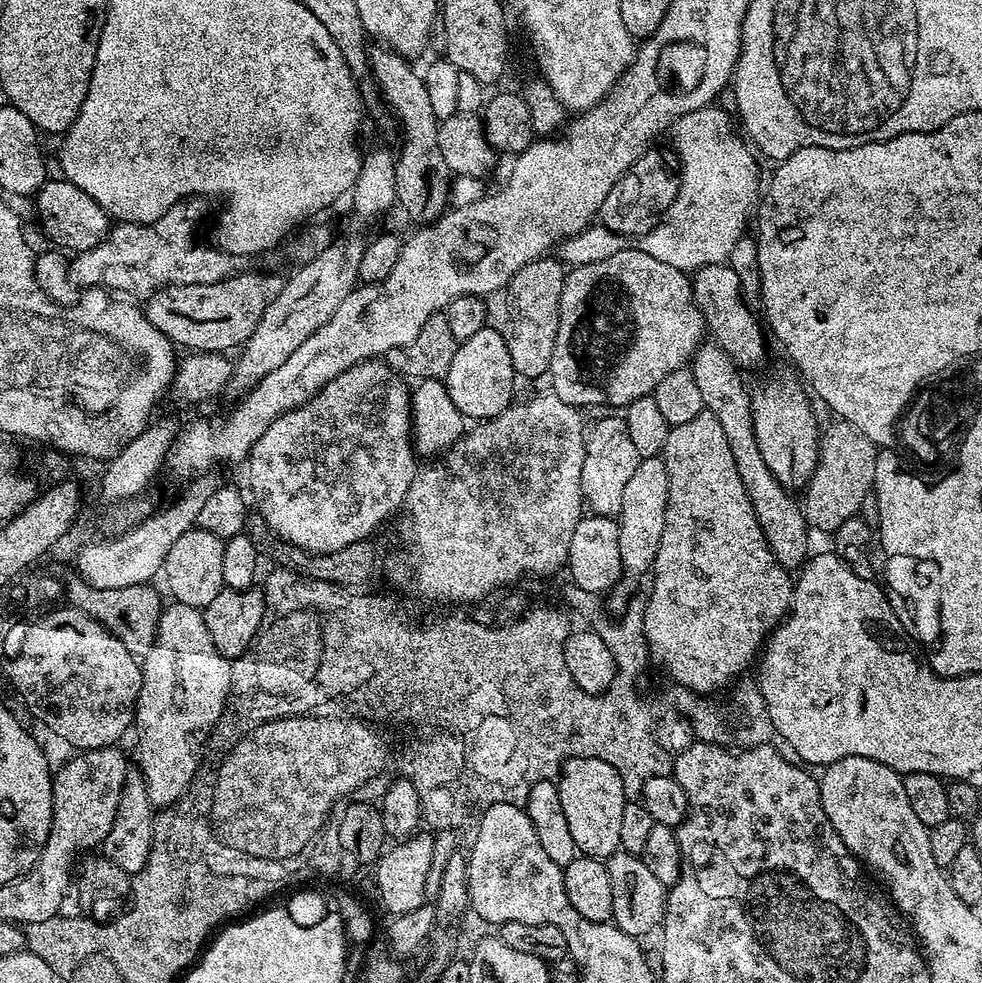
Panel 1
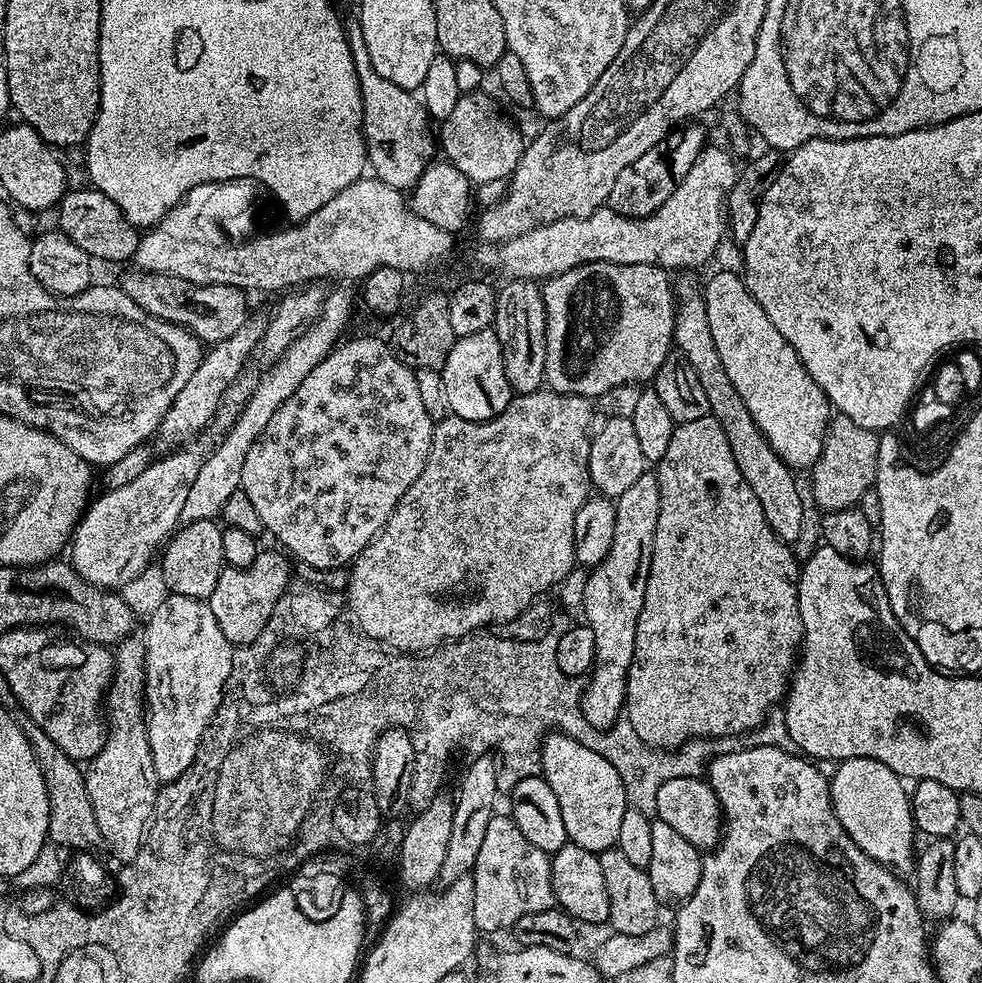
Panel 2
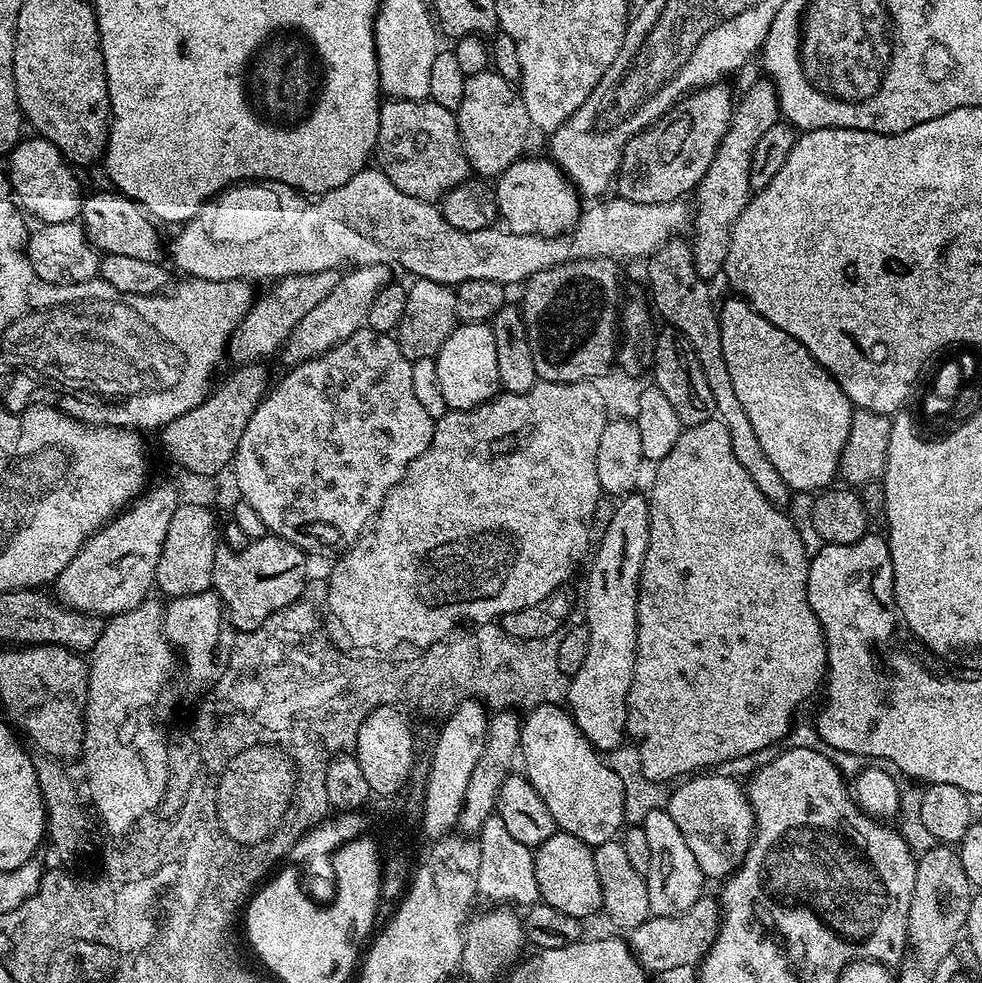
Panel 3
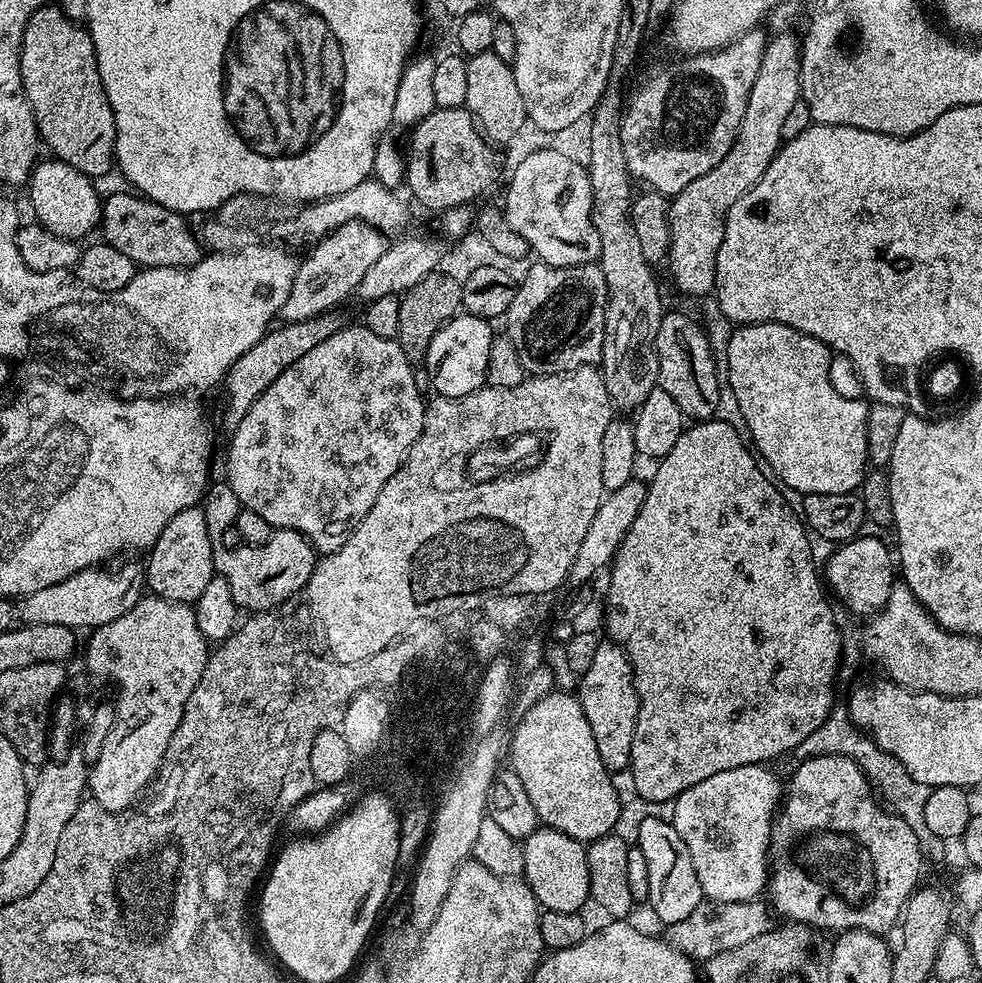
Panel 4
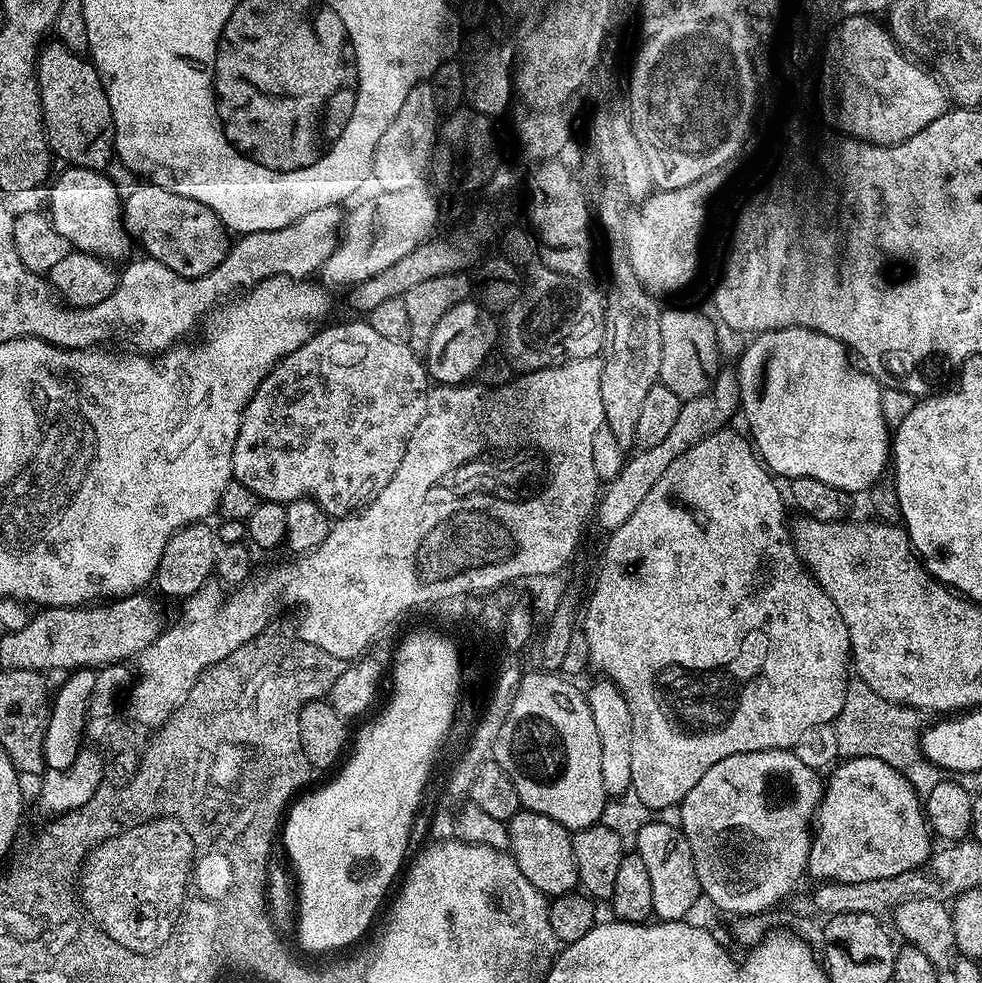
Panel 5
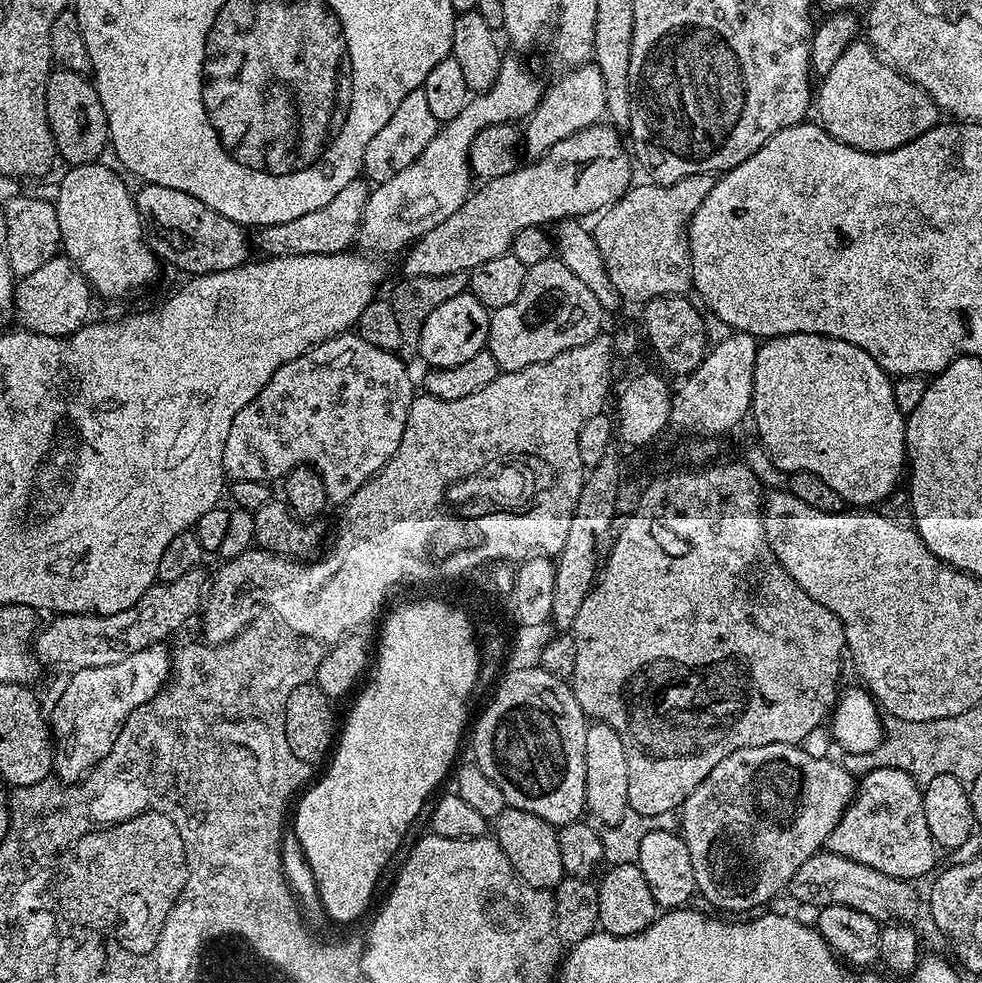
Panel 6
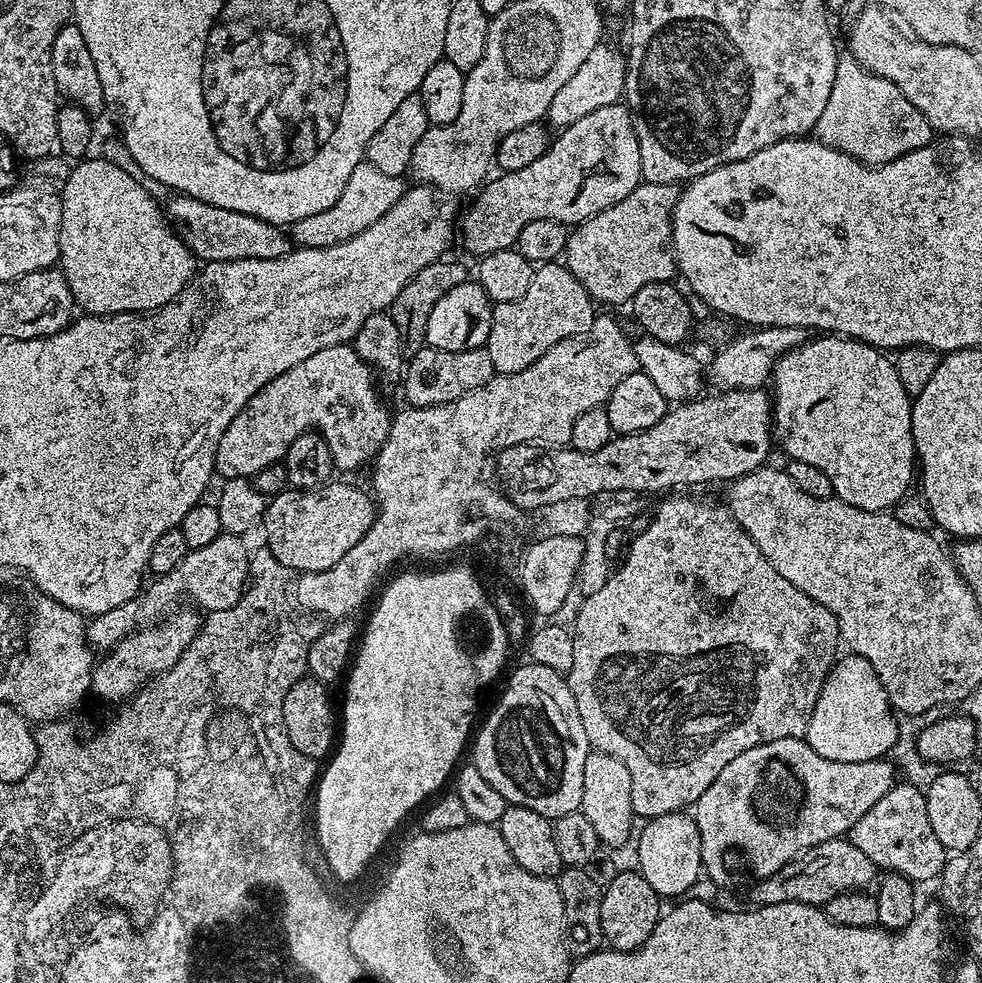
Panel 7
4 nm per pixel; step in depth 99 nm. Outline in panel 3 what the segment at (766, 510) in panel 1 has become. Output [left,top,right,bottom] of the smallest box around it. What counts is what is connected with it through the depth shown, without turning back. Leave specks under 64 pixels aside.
[647,238,790,506]

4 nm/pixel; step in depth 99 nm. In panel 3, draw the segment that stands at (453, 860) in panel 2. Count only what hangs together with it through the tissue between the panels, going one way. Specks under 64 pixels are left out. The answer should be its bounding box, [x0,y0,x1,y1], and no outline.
[457,709,522,836]

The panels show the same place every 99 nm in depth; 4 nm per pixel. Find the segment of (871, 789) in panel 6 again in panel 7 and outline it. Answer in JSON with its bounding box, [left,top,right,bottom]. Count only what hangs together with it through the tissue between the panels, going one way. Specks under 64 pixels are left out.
[847,782,950,882]

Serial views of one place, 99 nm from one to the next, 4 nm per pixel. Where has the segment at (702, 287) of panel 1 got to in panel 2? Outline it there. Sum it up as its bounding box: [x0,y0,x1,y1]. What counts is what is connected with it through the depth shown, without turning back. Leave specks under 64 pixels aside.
[703,272,830,470]

